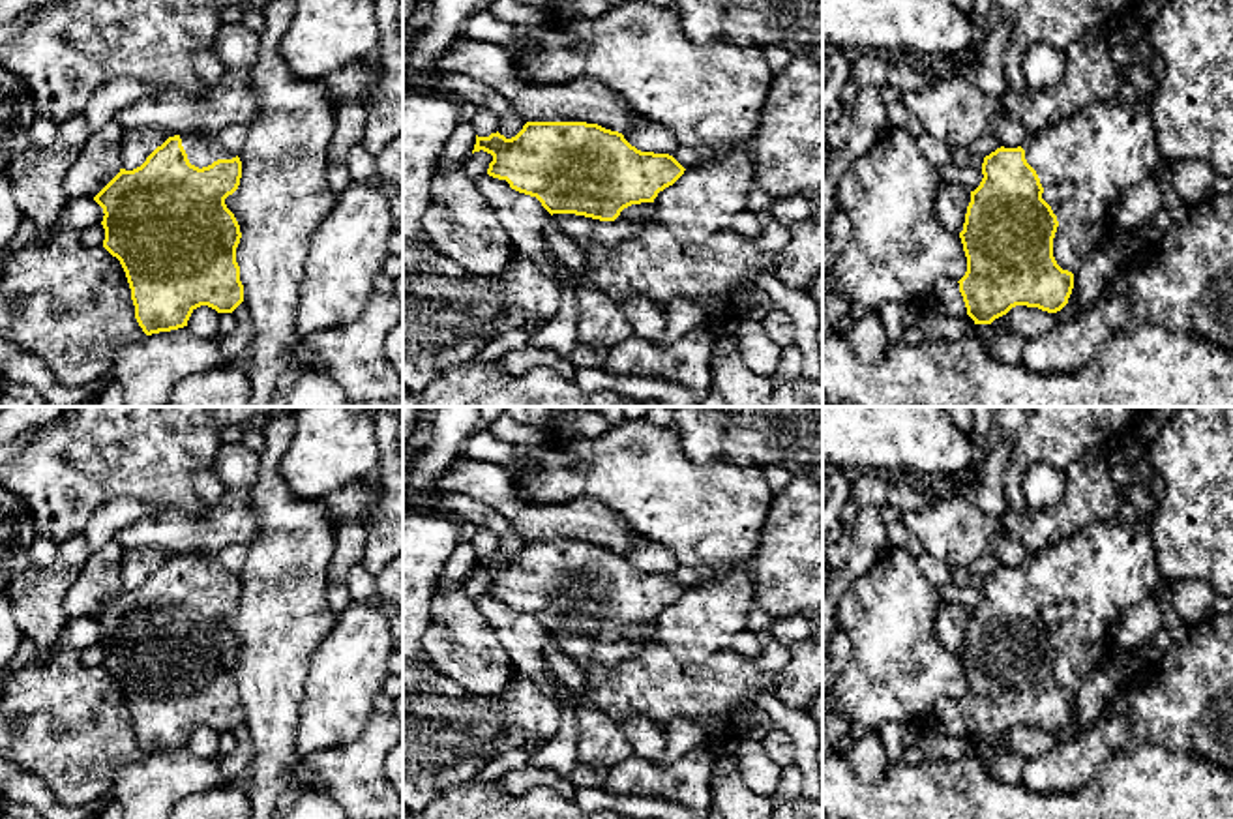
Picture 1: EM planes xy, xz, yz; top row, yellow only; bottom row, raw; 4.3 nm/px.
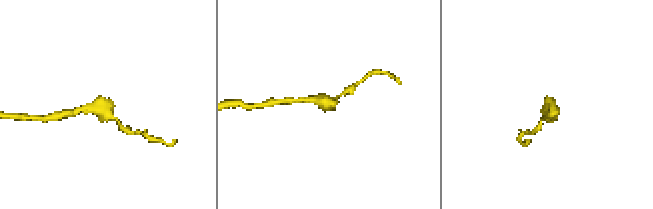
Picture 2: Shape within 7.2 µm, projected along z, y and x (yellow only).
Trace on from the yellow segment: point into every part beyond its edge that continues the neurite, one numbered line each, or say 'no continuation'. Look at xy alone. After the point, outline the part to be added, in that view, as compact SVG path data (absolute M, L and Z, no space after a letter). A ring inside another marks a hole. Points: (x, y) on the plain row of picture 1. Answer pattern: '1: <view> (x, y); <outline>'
1: xy (201, 568); M184 553L184 555L180 555L180 558L182 558L182 566L187 573L189 583L199 588L208 587L217 579L236 577L229 570L225 570L214 555Z

